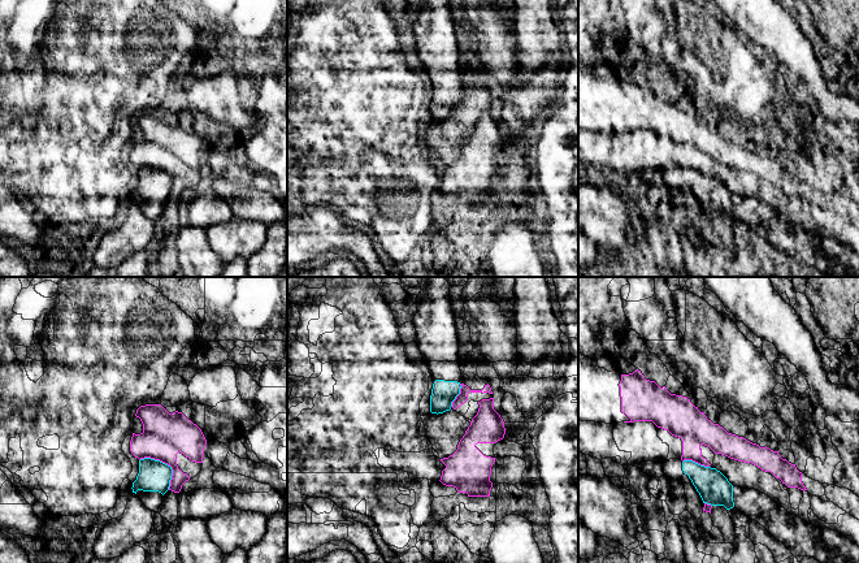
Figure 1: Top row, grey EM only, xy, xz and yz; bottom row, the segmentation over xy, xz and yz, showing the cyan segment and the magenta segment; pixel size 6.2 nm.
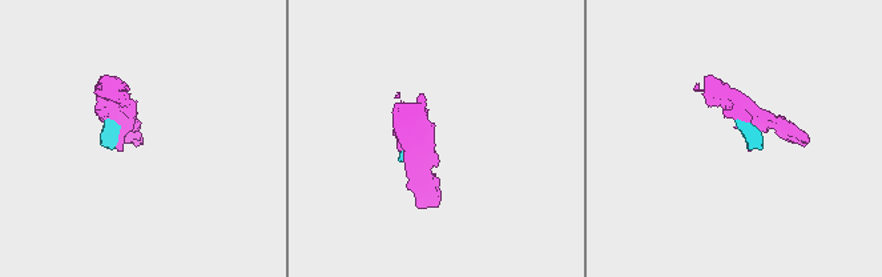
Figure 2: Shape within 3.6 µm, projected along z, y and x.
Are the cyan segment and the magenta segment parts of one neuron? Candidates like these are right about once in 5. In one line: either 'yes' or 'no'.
no

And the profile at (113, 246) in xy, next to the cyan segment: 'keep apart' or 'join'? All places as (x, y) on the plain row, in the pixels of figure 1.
keep apart

